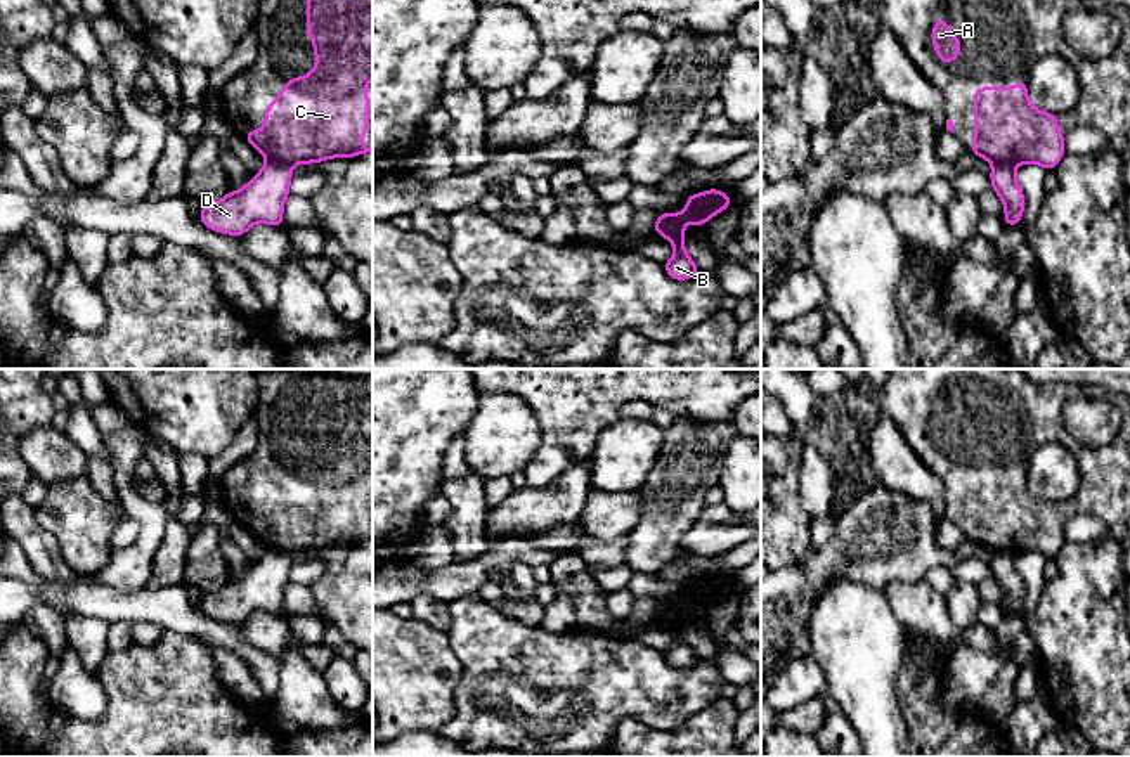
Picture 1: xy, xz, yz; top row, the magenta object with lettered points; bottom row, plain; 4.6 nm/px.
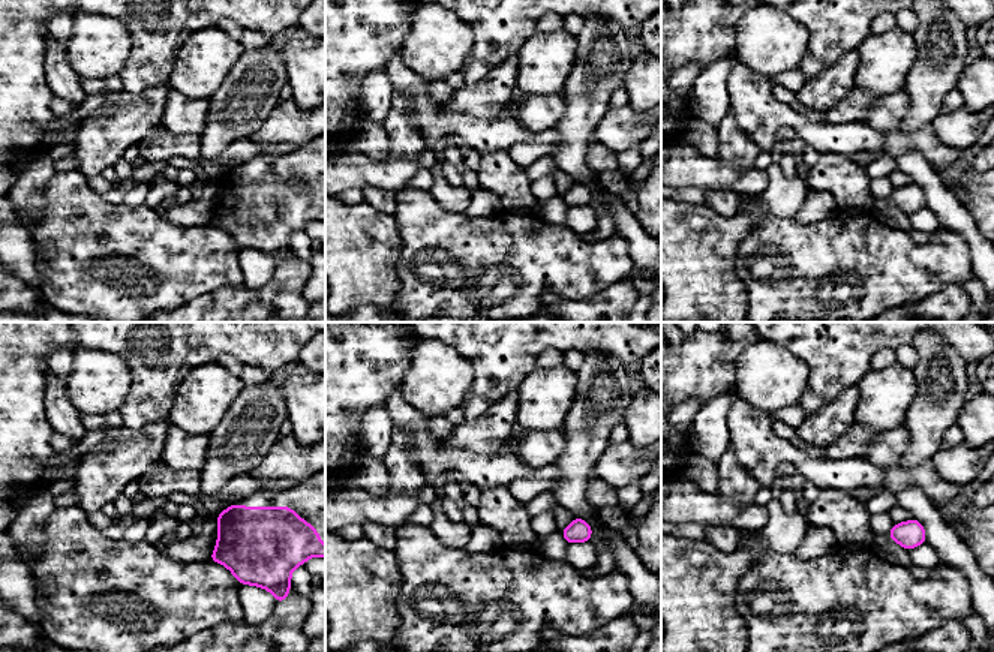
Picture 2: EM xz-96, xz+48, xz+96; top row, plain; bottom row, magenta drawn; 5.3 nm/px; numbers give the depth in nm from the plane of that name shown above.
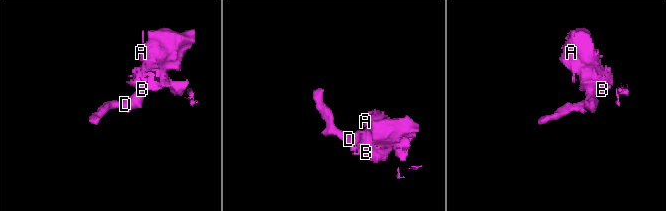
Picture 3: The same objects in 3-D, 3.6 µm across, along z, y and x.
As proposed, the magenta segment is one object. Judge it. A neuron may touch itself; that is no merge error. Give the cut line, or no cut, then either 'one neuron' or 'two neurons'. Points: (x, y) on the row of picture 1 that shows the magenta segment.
xz (671, 213), (671, 224), (659, 232) | two neurons

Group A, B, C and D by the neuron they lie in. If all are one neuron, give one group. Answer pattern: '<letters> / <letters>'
A B C / D

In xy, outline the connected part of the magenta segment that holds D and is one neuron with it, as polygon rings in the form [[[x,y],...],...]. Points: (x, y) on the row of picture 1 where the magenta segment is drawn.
[[[267,161],[241,191],[229,191],[218,203],[205,204],[199,222],[211,230],[239,237],[257,222],[281,227],[291,177],[289,165]]]

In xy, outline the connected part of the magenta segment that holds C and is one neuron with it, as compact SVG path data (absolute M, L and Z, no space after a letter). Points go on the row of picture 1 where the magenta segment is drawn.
M307 0L307 33L319 62L305 78L288 78L286 88L265 107L265 125L257 133L246 128L243 137L269 161L289 166L373 152L362 146L369 130L369 95L362 87L373 80L373 0Z

